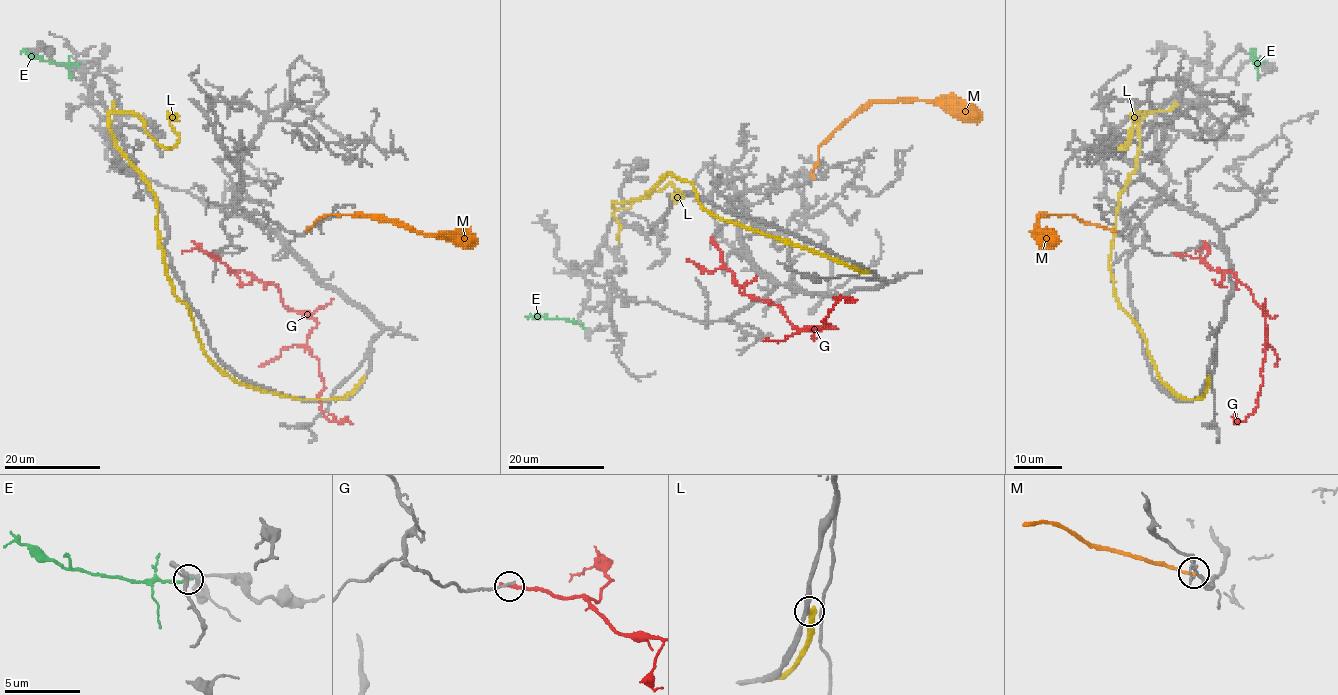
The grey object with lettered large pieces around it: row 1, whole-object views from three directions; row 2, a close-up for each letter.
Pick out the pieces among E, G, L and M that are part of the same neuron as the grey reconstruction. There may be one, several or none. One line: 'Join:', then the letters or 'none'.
Join: none

